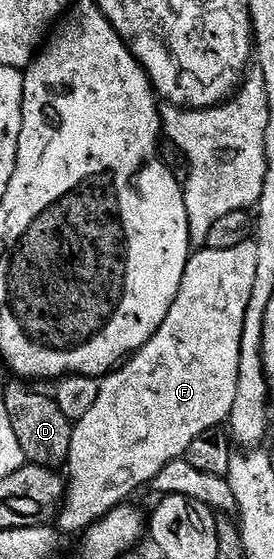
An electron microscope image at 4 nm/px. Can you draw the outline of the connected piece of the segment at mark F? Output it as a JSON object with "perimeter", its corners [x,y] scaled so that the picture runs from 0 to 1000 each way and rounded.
{"perimeter":[[[916,429],[891,436],[861,436],[861,444],[818,444],[774,447],[726,445],[697,453],[686,472],[672,479],[672,501],[657,508],[657,522],[584,587],[507,626],[489,628],[471,642],[427,657],[412,665],[369,678],[361,708],[350,723],[310,739],[307,748],[270,757],[263,773],[263,801],[255,803],[255,825],[248,828],[248,860],[241,864],[241,894],[226,900],[226,911],[212,916],[204,941],[215,950],[281,957],[328,946],[343,936],[365,932],[398,912],[420,912],[464,896],[471,884],[500,880],[515,869],[544,871],[562,853],[613,830],[675,821],[701,787],[715,787],[734,776],[759,776],[799,767],[796,762],[828,753],[847,737],[847,723],[861,717],[861,691],[876,673],[876,619],[891,601],[891,565],[905,558],[905,540],[920,537],[920,508],[934,503],[934,444],[938,431]]]}

